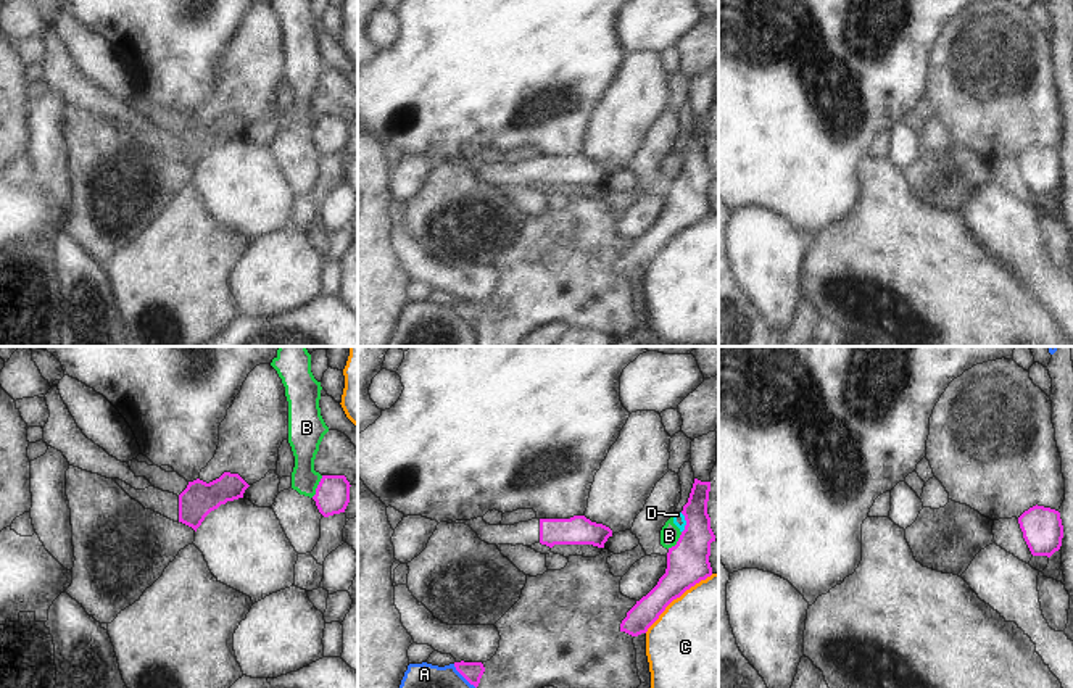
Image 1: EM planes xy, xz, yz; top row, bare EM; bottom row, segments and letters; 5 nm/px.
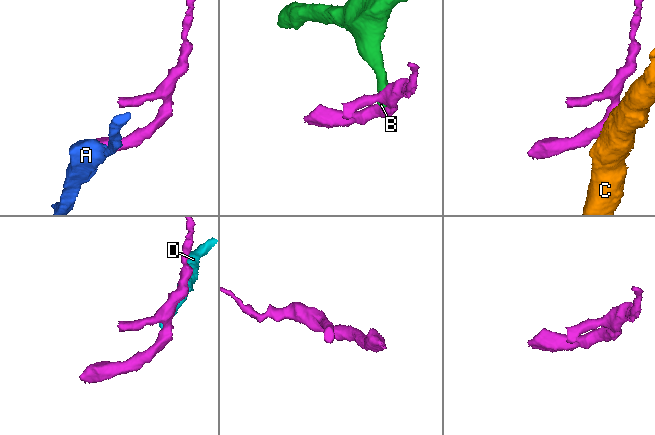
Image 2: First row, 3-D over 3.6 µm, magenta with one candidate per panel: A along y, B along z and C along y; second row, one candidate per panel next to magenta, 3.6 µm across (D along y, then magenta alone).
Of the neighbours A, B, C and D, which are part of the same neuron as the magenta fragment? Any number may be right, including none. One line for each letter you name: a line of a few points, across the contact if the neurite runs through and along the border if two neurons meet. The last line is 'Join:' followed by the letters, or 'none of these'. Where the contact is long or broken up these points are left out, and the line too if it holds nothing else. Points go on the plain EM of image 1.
Join: none of these

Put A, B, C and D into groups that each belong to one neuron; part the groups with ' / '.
A / B D / C

